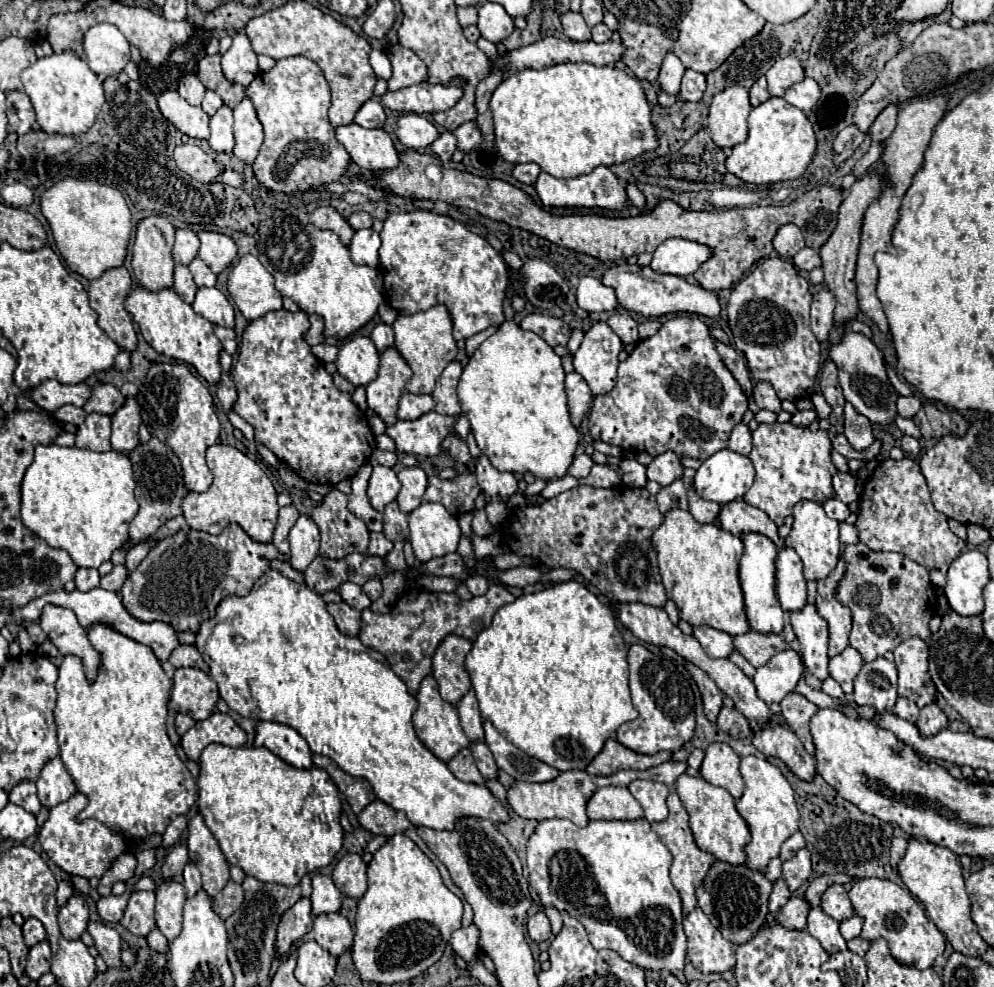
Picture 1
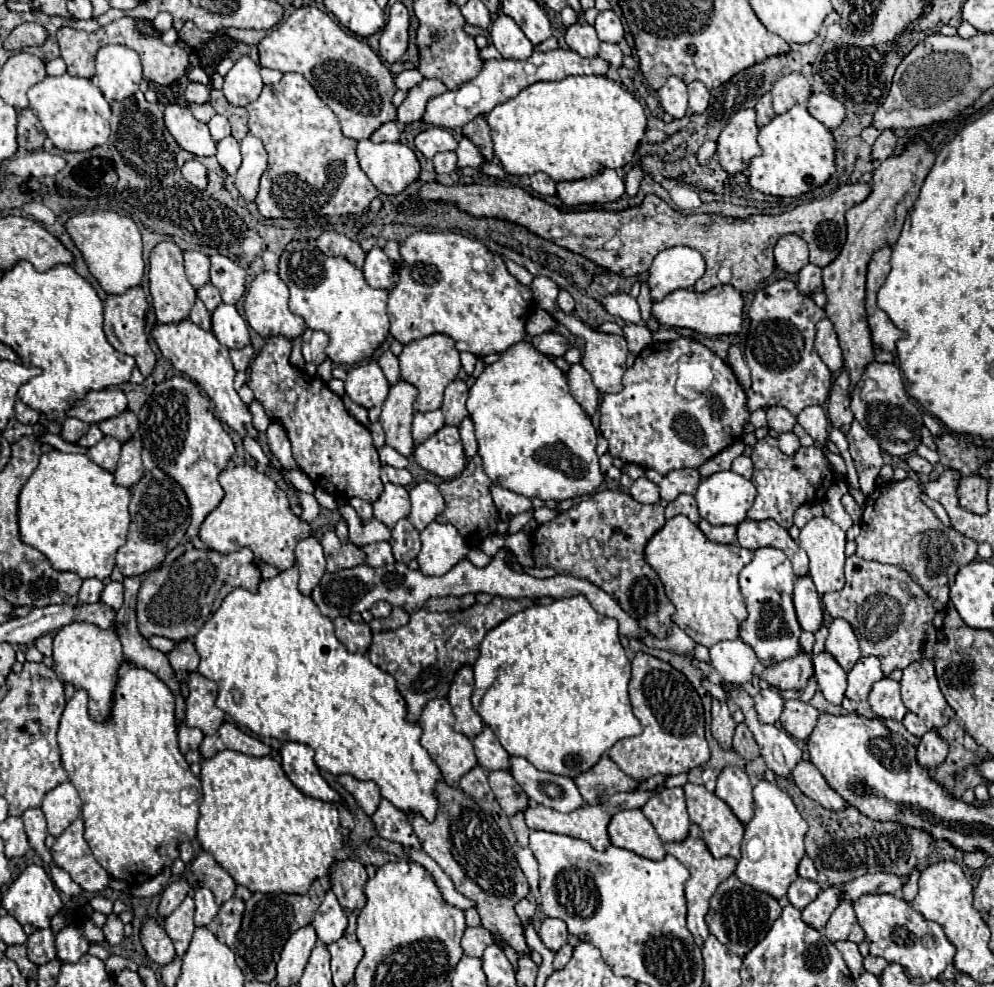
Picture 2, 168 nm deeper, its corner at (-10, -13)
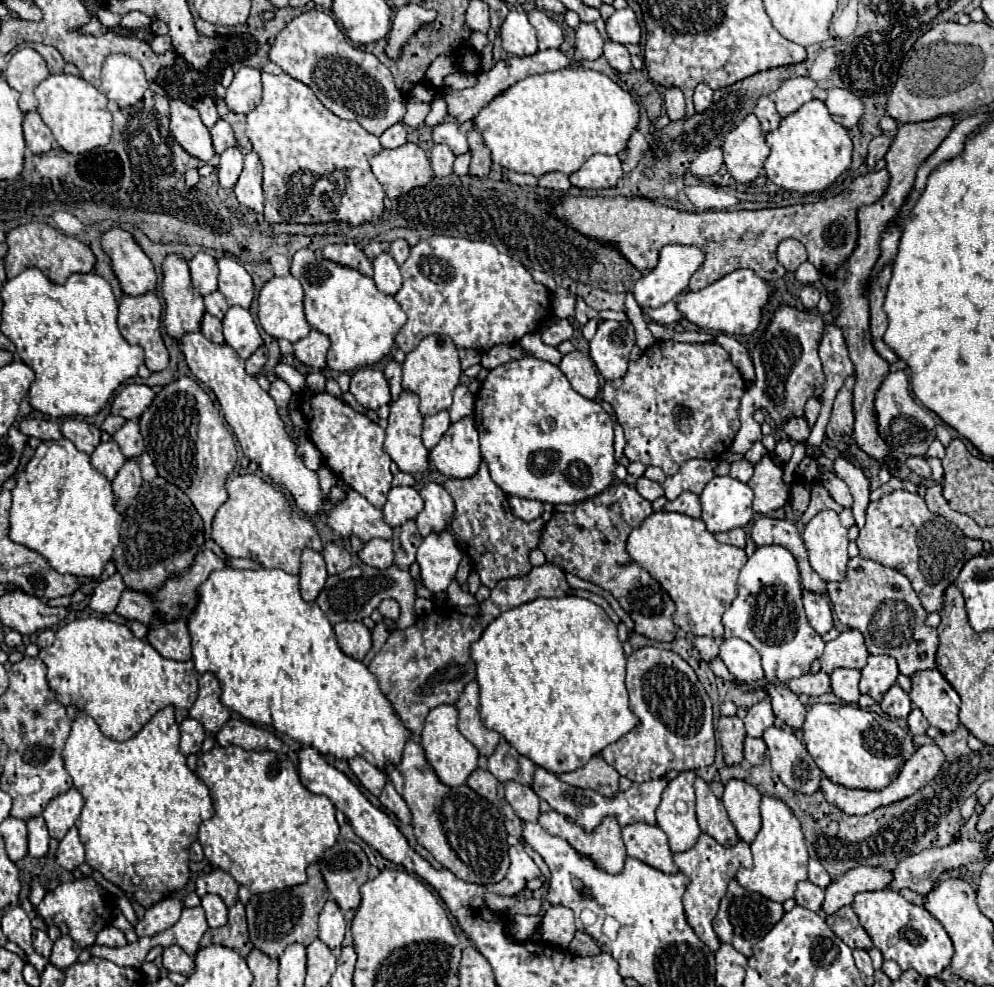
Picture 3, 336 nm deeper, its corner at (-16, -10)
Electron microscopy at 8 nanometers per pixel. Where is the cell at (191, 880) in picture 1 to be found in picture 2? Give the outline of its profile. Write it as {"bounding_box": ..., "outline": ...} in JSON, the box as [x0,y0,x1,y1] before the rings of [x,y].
{"bounding_box":[194,888,218,926],"outline":[[[198,888],[194,900],[196,900],[194,922],[196,922],[198,926],[210,924],[210,920],[212,920],[212,918],[216,916],[216,912],[218,912],[218,906],[216,906],[216,902],[214,902],[212,890],[210,890],[210,888]]]}

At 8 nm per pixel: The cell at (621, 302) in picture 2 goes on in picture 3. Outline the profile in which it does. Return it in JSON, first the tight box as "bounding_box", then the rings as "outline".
{"bounding_box":[642,301,682,325],"outline":[[[668,301],[666,305],[658,307],[658,309],[642,309],[652,321],[660,323],[660,325],[670,325],[670,323],[678,323],[682,319],[682,313],[678,309],[678,301]]]}

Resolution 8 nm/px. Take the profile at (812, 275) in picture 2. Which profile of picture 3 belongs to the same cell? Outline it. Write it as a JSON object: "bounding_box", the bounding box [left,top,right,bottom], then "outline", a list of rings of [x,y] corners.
{"bounding_box":[800,285,820,309],"outline":[[[806,285],[802,291],[800,291],[800,301],[806,309],[814,309],[818,305],[818,299],[820,299],[820,293],[814,285]]]}

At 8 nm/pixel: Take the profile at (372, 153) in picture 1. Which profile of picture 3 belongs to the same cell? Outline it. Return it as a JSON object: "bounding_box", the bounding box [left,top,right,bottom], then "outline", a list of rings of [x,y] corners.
{"bounding_box":[370,143,432,199],"outline":[[[406,143],[398,149],[382,149],[370,159],[370,165],[390,199],[400,197],[414,187],[424,187],[432,179],[430,159],[414,143]]]}

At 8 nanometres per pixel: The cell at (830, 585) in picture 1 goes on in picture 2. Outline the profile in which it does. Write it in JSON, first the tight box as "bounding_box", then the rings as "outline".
{"bounding_box":[826,618,860,672],"outline":[[[842,618],[832,620],[830,634],[826,638],[826,650],[836,658],[836,662],[846,672],[850,672],[852,666],[858,662],[858,658],[860,658],[858,638],[846,620],[842,620]]]}

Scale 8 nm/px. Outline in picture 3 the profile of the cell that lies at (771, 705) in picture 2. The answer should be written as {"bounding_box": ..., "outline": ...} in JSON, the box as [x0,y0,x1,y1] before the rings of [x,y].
{"bounding_box":[744,699,774,737],"outline":[[[768,699],[756,703],[754,707],[748,709],[746,717],[744,717],[744,725],[748,731],[748,737],[762,737],[764,731],[774,723],[774,715],[772,715],[772,707],[768,703]]]}

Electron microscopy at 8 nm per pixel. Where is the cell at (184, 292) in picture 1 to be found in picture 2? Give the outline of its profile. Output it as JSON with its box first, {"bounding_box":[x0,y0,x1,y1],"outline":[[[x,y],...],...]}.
{"bounding_box":[190,298,210,330],"outline":[[[196,298],[194,306],[192,306],[192,310],[190,310],[190,320],[192,320],[194,324],[198,324],[200,328],[210,330],[210,312],[206,310],[206,306],[204,306],[204,302],[202,302],[200,298]]]}

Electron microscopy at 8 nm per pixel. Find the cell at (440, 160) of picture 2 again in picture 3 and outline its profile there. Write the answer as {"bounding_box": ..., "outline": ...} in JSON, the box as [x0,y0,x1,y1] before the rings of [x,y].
{"bounding_box":[430,145,454,177],"outline":[[[434,145],[432,153],[430,153],[430,161],[432,161],[432,169],[436,177],[446,177],[452,173],[452,163],[454,163],[454,153],[446,147],[446,145]]]}

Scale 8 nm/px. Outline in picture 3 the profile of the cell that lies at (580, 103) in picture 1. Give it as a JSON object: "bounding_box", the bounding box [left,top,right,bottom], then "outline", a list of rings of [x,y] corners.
{"bounding_box":[474,67,638,177],"outline":[[[566,67],[530,75],[496,95],[474,119],[492,153],[492,163],[542,177],[550,171],[574,173],[592,155],[618,155],[638,125],[638,105],[628,91],[594,69]]]}

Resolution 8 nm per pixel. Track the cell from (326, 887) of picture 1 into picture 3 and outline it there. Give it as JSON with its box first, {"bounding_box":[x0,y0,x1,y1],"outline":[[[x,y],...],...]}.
{"bounding_box":[318,901,346,951],"outline":[[[328,901],[324,905],[324,909],[320,911],[320,921],[318,921],[318,939],[322,943],[326,943],[332,951],[338,951],[340,945],[342,945],[342,939],[344,939],[344,931],[346,931],[346,925],[344,925],[344,917],[342,917],[342,909],[336,907],[334,901]]]}

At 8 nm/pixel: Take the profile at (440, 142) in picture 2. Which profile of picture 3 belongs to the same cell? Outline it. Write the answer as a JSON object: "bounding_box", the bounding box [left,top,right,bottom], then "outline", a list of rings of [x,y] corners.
{"bounding_box":[432,123,468,155],"outline":[[[440,123],[440,125],[436,125],[434,133],[432,133],[432,139],[434,139],[434,143],[448,145],[454,155],[468,153],[466,135],[458,129],[456,123]]]}

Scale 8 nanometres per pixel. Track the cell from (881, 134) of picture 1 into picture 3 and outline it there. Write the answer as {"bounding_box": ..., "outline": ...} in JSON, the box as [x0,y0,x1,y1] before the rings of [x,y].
{"bounding_box":[866,135,892,171],"outline":[[[880,135],[880,137],[874,137],[874,139],[870,141],[868,157],[866,157],[866,165],[868,165],[868,169],[870,169],[870,171],[874,171],[876,161],[880,161],[880,159],[886,155],[886,151],[888,151],[890,143],[892,143],[892,139],[890,139],[888,135]]]}

